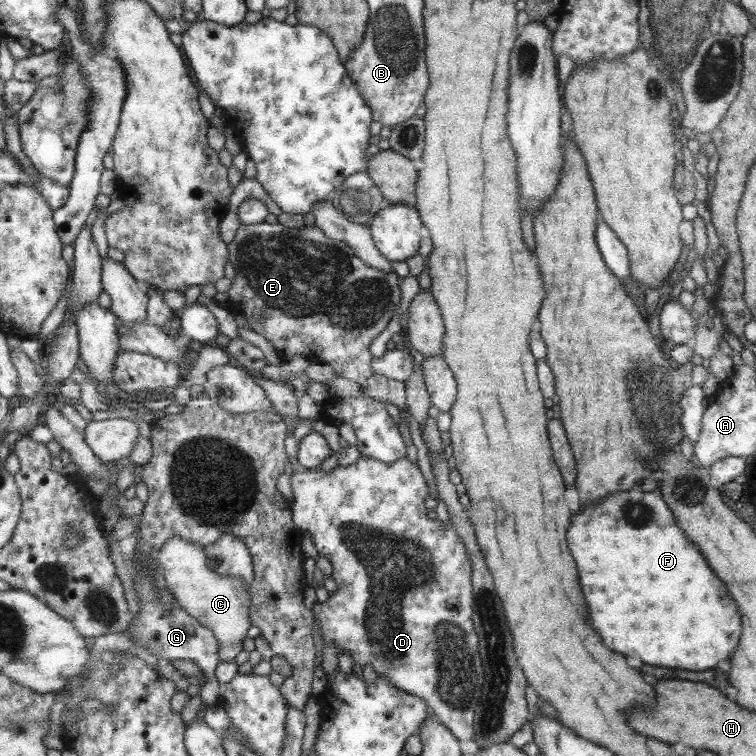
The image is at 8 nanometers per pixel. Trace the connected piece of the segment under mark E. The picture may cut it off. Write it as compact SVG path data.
M279 222L268 224L240 225L234 240L228 245L231 251L229 262L236 270L236 280L225 297L235 311L246 317L246 326L264 336L283 361L296 354L310 363L324 363L331 366L338 377L356 382L364 397L378 402L394 404L406 409L407 391L405 384L383 375L374 374L370 368L370 342L388 326L400 308L400 282L396 274L376 270L368 266L348 246L348 243L330 240L319 227L284 227Z

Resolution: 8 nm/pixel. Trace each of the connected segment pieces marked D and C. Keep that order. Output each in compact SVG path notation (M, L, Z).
M361 456L348 466L336 465L330 471L308 469L305 472L291 472L290 476L294 493L292 510L294 510L296 527L309 532L319 556L330 560L333 566L331 577L337 584L336 591L331 592L324 602L316 602L312 609L320 627L324 645L335 644L339 650L349 652L353 662L360 664L362 668L369 664L377 672L378 677L388 678L400 690L406 690L408 694L426 699L434 718L445 724L447 730L450 730L458 741L461 743L472 741L475 737L475 710L482 700L483 684L486 681L486 671L483 667L482 655L479 653L479 635L474 627L474 566L467 546L463 544L463 539L458 536L458 533L450 530L446 538L446 530L434 528L436 522L426 515L424 499L429 496L428 485L418 465L412 463L407 456L392 463Z
M180 537L166 541L156 559L167 581L169 592L188 614L195 616L204 627L215 633L221 646L220 660L235 662L242 650L242 640L248 634L251 623L251 592L248 582L232 575L223 575L212 569L207 551L202 545L188 542Z

